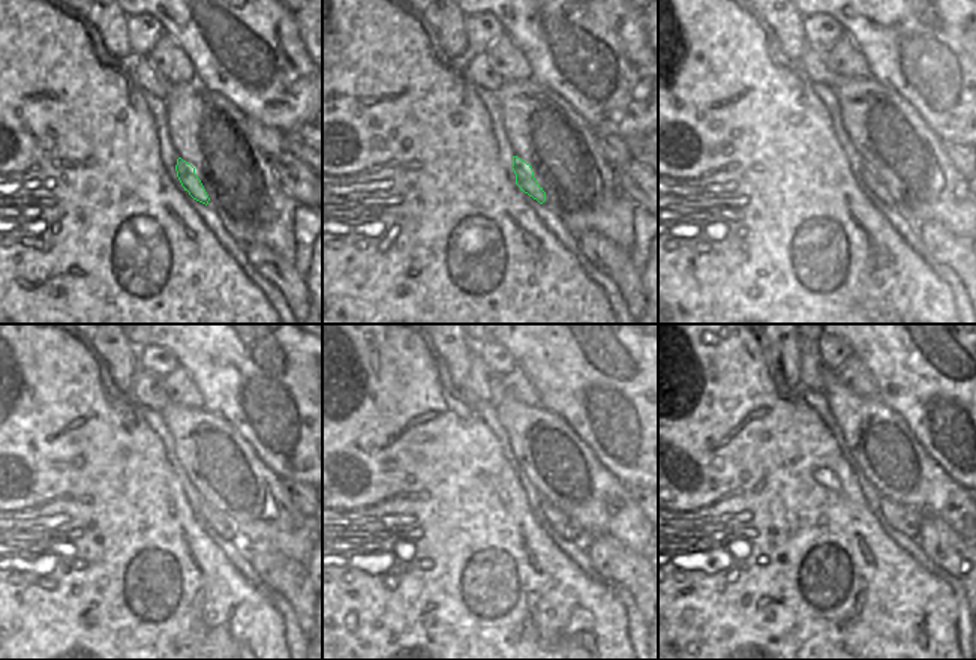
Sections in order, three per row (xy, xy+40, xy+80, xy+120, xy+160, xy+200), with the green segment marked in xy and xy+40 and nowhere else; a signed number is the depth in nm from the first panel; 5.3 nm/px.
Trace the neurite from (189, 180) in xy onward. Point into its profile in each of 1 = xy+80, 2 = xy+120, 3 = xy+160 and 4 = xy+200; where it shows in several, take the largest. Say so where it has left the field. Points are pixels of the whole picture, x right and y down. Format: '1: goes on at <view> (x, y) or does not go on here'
1: goes on at xy+80 (868, 182)
2: goes on at xy+120 (219, 521)
3: goes on at xy+160 (562, 524)
4: goes on at xy+200 (906, 519)

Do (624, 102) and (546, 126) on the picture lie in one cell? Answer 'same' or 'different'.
different

